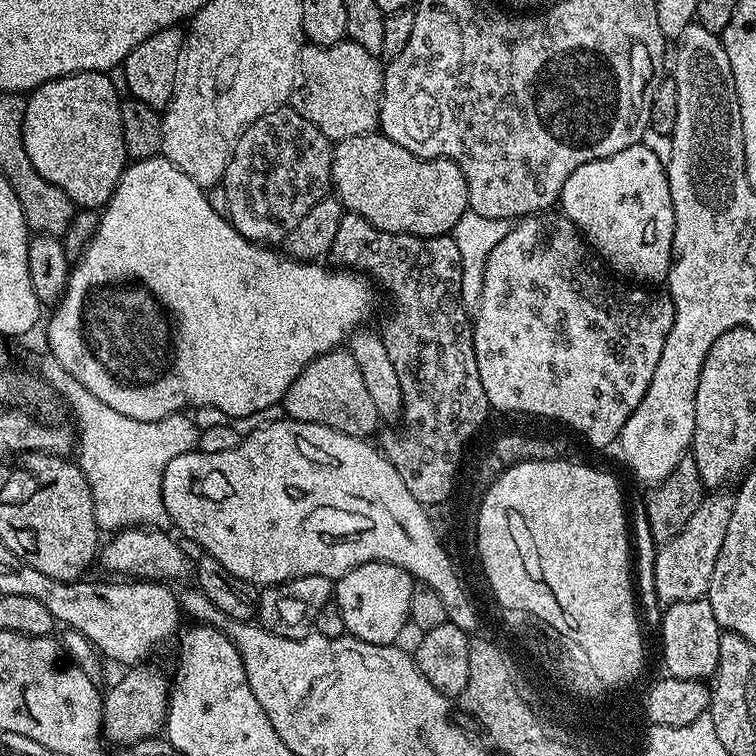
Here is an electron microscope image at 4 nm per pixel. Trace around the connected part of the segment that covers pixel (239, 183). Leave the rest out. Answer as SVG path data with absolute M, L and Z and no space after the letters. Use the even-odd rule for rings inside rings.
M290 106L276 108L259 116L238 138L222 181L229 206L227 218L234 230L238 230L238 234L242 234L242 238L251 244L283 245L286 234L290 234L290 230L294 230L298 221L313 208L314 202L318 202L329 191L333 147L333 141L328 140L326 134L314 126L314 122L302 118L302 114Z

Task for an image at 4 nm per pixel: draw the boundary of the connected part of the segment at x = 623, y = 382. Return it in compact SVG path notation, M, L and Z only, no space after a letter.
M545 210L539 214L533 214L517 219L515 223L513 223L511 230L506 234L506 238L502 238L502 242L498 242L498 246L494 246L494 250L490 250L490 258L486 258L486 270L484 271L484 277L482 278L482 294L480 295L479 302L474 306L474 319L472 320L474 358L478 362L478 378L482 378L482 390L486 390L488 403L495 411L497 408L500 412L529 412L532 416L545 416L548 420L557 420L558 423L565 424L568 428L573 428L578 435L585 436L585 438L596 448L604 448L607 444L615 445L617 441L619 441L621 430L626 426L630 414L634 414L638 402L642 402L642 398L650 386L650 378L654 378L654 370L658 370L658 358L662 358L662 346L666 346L666 334L670 334L670 330L674 326L674 302L667 291L649 290L644 286L632 286L636 288L627 288L626 285L619 284L615 279L619 280L599 259L597 259L592 249L588 247L588 241L581 236L579 230L574 226L574 222L570 222L559 211Z

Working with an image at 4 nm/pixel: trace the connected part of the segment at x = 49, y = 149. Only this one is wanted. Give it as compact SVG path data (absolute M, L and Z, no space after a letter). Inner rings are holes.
M75 72L62 78L54 78L42 86L32 89L26 96L28 105L24 115L24 145L34 170L54 182L77 209L103 209L108 199L116 193L116 183L122 178L129 163L126 146L122 138L121 93L114 88L107 72Z

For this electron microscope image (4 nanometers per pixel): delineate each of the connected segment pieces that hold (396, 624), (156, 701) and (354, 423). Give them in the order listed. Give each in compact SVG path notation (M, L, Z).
M370 562L350 570L334 584L334 603L342 610L344 631L362 642L395 645L400 631L409 627L410 594L414 581L410 573L386 562Z
M132 666L127 669L128 672L109 692L103 693L104 698L104 730L103 739L109 745L120 744L119 746L131 746L159 737L165 731L168 723L168 698L170 695L169 677L155 676L148 666Z
M343 347L315 356L306 370L294 378L290 390L286 390L282 408L288 411L285 412L287 419L330 426L330 430L338 430L347 436L371 437L371 432L378 425L376 407L362 382L358 362L354 362L354 358Z

